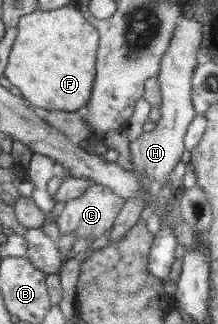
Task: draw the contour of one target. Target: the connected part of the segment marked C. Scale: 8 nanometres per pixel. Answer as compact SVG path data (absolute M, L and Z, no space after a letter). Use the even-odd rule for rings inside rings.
M93 183L79 198L67 201L54 221L62 235L74 232L78 239L98 239L113 226L124 201L105 186Z

